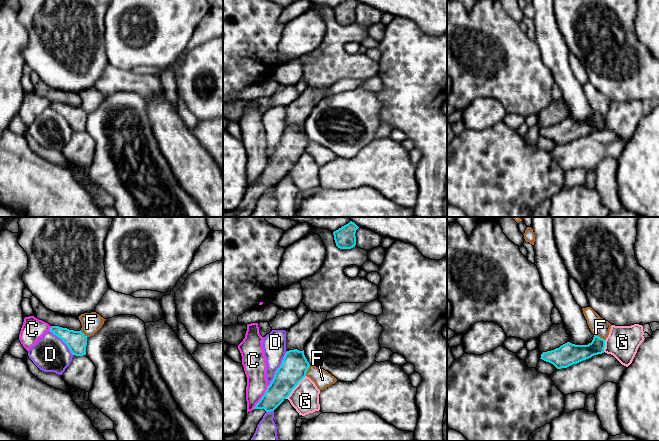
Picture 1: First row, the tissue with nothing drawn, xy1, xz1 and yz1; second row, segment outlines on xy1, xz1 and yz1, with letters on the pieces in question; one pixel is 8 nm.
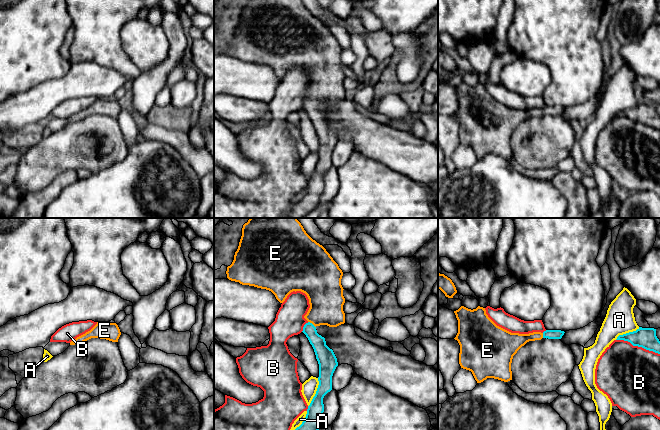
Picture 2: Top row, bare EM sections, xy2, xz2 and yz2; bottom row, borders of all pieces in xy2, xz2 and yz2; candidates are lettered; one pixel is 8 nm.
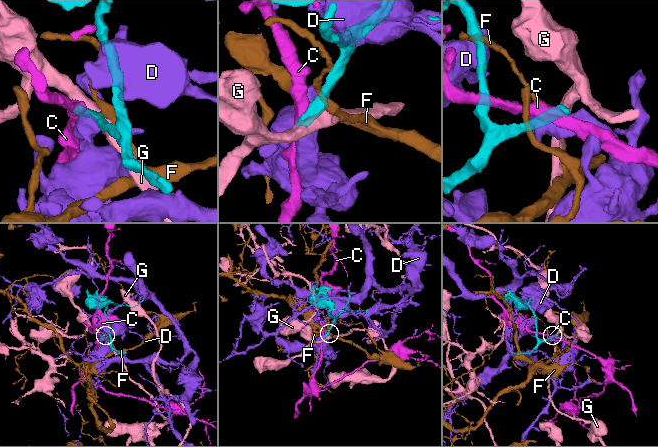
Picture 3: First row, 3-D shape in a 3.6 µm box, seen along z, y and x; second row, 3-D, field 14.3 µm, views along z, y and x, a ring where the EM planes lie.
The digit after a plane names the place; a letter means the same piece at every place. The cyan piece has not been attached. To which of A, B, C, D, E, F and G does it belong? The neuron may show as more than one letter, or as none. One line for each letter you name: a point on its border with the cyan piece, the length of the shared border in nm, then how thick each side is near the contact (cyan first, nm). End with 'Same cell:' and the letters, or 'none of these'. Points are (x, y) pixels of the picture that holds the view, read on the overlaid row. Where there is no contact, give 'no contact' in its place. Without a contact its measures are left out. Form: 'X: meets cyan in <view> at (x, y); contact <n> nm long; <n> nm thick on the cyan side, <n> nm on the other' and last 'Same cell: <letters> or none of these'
E: meets cyan in xz2 at (312, 324); contact 80 nm long; 130 nm thick on the cyan side, 280 nm on the other
Same cell: E

